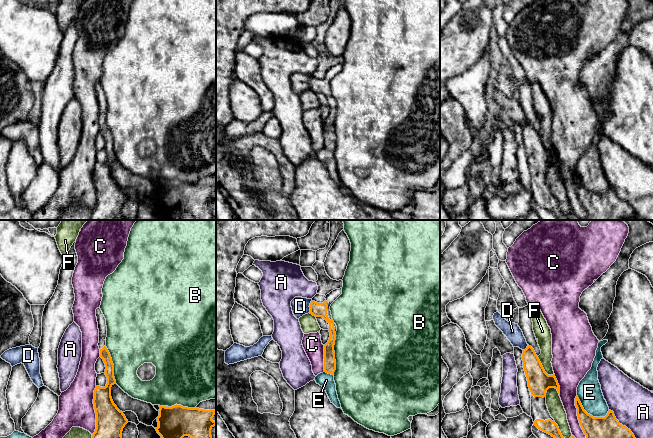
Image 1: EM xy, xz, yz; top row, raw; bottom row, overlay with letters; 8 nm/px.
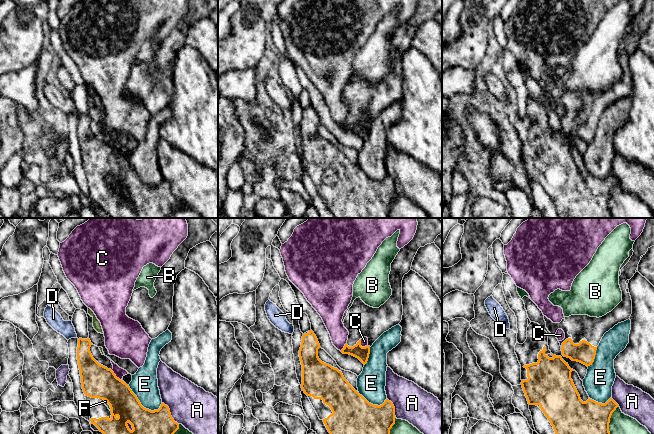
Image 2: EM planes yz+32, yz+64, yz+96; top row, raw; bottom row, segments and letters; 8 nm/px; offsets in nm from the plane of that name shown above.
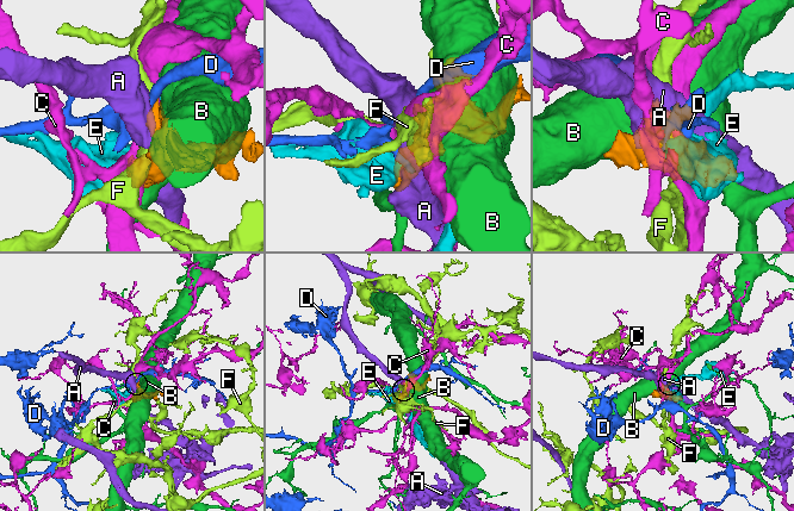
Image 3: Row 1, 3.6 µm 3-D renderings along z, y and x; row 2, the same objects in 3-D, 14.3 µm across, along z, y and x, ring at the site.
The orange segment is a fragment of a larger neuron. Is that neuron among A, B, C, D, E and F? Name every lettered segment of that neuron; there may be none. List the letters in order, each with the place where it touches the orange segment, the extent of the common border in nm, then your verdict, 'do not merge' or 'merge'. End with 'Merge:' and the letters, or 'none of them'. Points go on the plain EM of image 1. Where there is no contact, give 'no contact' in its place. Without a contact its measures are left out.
A: yz (621, 200) | 320 nm | do not merge
B: xz (334, 129) | 340 nm | do not merge
C: xy (95, 187) | 400 nm | do not merge
D: xz (309, 82) | 110 nm | do not merge
E: yz (589, 190) | 300 nm | do not merge
F: yz (542, 143) | 200 nm | do not merge
Merge: none of them

